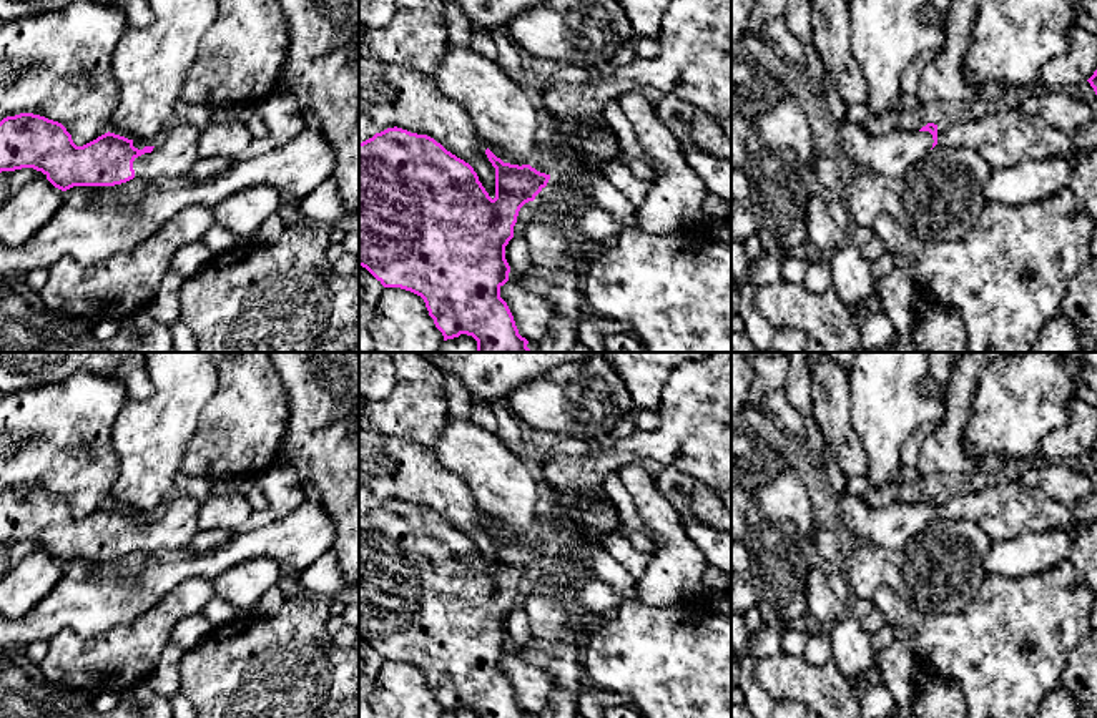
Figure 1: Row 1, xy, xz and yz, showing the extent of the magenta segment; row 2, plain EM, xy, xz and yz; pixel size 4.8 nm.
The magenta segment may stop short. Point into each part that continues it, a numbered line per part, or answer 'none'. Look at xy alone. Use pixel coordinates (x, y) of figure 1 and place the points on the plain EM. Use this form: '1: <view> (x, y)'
1: xy (175, 527)

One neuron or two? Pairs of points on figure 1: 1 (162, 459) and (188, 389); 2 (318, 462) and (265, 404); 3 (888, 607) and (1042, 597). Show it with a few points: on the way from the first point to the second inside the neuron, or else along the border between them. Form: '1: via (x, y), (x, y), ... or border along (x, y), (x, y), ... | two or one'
1: via (162, 442), (162, 426), (175, 406) | one
2: border along (286, 389), (288, 429), (271, 464) | two
3: via (926, 629), (1004, 629) | one

